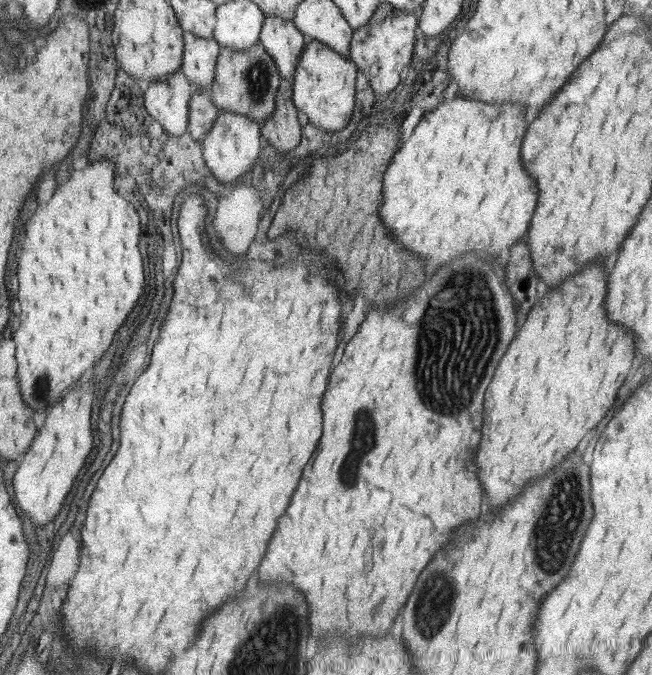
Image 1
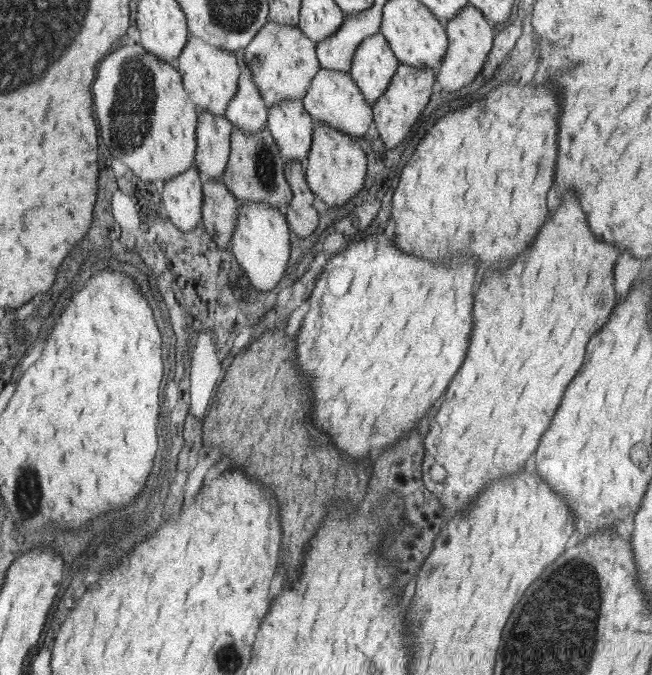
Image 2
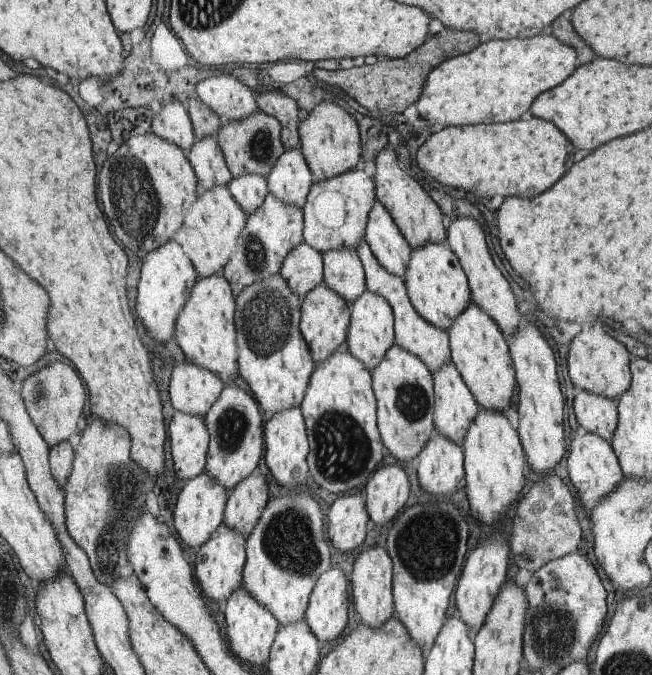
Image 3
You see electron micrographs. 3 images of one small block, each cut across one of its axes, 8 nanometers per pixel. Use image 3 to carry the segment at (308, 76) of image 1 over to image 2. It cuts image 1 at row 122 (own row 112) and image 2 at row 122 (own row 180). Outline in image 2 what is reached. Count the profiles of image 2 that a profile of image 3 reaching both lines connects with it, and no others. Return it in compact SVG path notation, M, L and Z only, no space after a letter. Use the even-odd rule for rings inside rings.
M314 122L313 142L308 159L305 160L305 179L310 190L326 204L332 206L344 206L363 189L368 171L368 157L363 148L360 148L360 140L357 136L350 136L340 132L325 122Z

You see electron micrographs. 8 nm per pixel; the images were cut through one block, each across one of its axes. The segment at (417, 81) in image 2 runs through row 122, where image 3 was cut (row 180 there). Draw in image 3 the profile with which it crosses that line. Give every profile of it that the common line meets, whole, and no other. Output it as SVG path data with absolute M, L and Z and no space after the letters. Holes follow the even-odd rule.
M386 148L378 154L375 164L378 201L390 212L412 250L419 249L428 243L446 242L445 224L442 222L440 208L422 190L422 186L412 178L412 175L408 174L408 170L400 168L396 152Z

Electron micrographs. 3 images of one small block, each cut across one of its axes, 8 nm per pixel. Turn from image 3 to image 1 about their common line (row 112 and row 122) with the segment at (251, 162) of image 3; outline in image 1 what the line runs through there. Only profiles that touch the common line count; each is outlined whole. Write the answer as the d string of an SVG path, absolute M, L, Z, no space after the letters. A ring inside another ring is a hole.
M258 42L249 50L243 50L243 52L232 50L225 46L220 46L220 49L221 54L217 59L217 76L215 76L215 82L212 84L212 90L210 90L211 101L219 111L235 112L236 114L247 116L258 124L264 124L275 111L276 93L282 79L273 57L266 52L261 42Z

